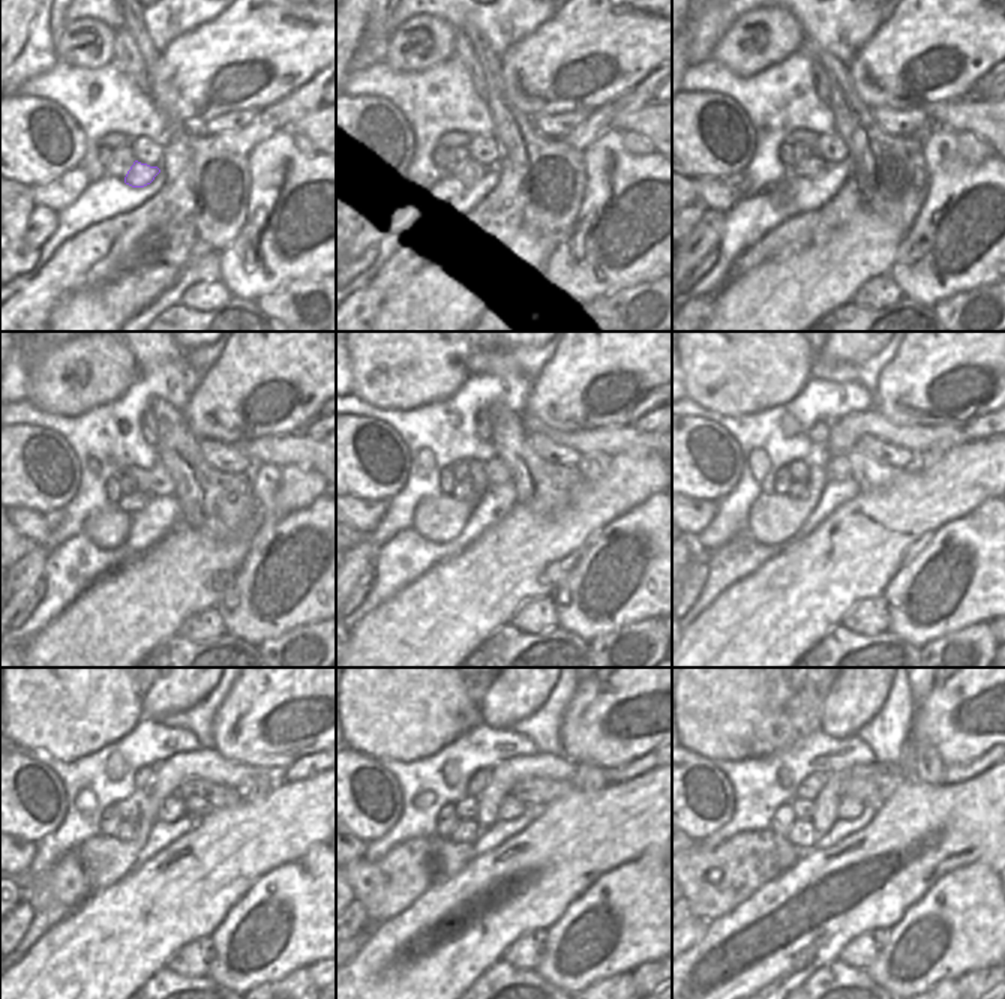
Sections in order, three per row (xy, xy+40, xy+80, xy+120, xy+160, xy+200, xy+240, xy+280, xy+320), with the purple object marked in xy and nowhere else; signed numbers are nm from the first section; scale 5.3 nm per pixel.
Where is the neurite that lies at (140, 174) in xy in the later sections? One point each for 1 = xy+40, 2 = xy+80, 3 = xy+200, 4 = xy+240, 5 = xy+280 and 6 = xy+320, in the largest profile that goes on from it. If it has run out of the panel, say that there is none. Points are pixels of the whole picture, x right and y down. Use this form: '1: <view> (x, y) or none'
1: xy+40 (471, 171)
2: xy+80 (812, 167)
3: xy+200 (798, 491)
4: xy+240 (128, 830)
5: xy+280 (467, 831)
6: xy+320 (801, 834)

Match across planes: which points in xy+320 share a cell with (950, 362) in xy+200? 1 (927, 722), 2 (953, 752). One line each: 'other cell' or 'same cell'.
1: same cell
2: same cell

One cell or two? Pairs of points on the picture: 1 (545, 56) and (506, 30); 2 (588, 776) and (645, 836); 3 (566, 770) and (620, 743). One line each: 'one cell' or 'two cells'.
1: two cells
2: two cells
3: two cells

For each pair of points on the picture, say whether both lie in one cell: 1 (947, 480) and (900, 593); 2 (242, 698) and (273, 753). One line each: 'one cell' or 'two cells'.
1: two cells
2: one cell

